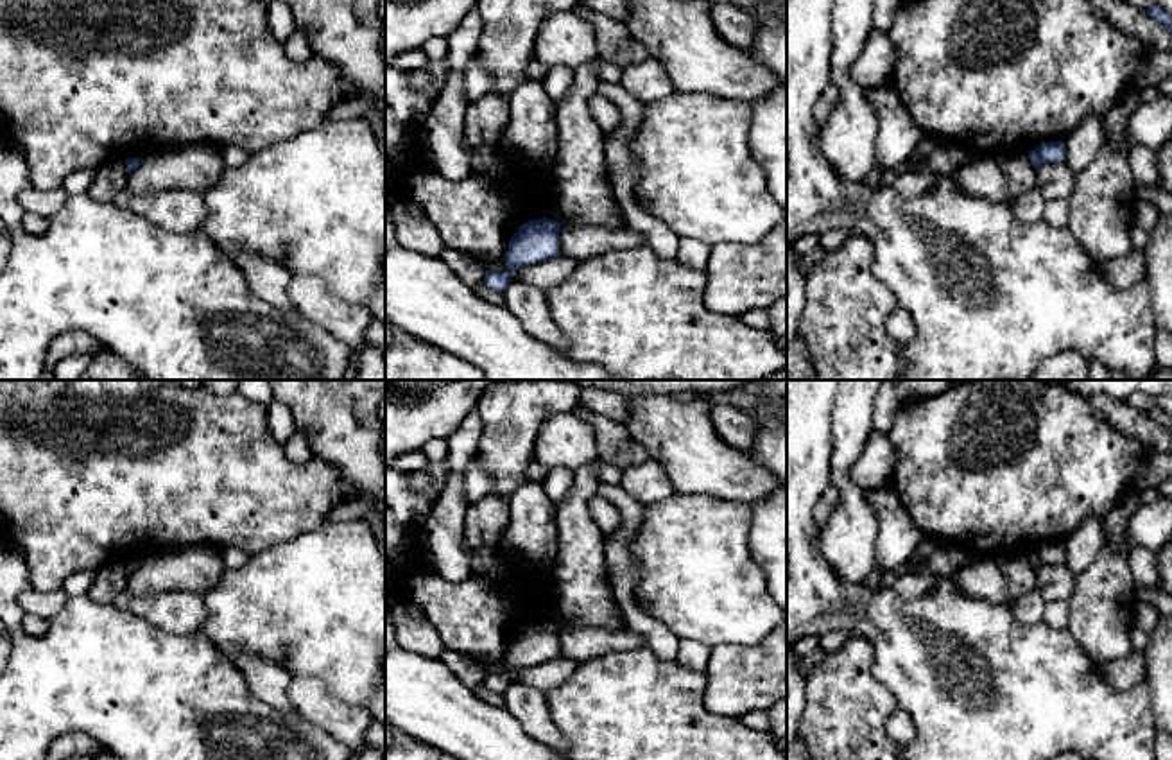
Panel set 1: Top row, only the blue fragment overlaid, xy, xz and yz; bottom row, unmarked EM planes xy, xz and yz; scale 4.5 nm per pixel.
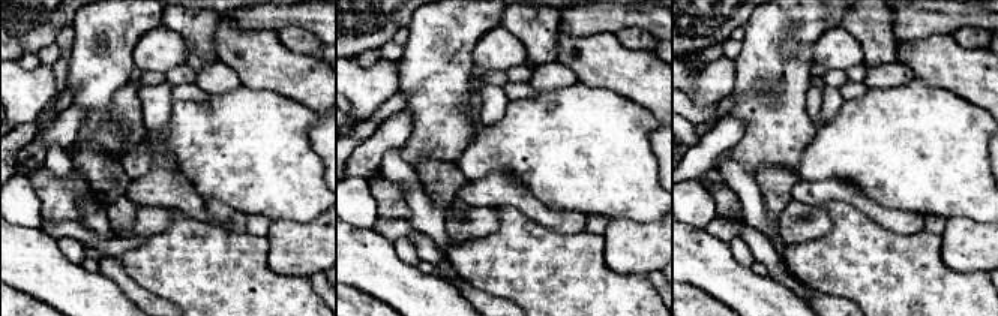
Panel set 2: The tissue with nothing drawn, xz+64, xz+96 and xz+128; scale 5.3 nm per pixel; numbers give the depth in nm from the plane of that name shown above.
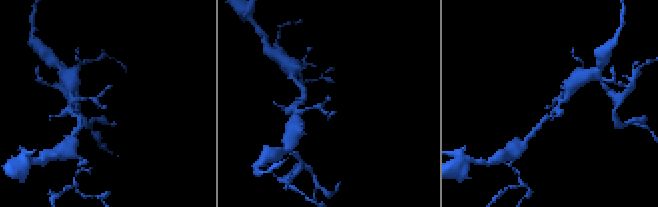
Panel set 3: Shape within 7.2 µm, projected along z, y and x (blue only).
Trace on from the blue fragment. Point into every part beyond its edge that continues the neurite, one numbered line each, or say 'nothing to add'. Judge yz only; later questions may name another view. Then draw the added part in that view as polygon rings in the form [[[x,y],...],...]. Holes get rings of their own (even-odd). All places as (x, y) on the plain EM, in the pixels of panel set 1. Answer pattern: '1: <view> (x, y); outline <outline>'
nothing to add

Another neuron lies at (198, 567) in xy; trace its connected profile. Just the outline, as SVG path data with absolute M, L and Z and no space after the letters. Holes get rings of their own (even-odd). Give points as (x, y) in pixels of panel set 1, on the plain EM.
M203 543L165 547L140 559L113 604L129 608L138 597L172 590L204 593L219 584L224 570L222 548L219 547Z

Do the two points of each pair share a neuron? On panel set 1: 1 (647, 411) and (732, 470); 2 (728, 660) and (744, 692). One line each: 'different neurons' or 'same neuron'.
1: same neuron
2: same neuron

